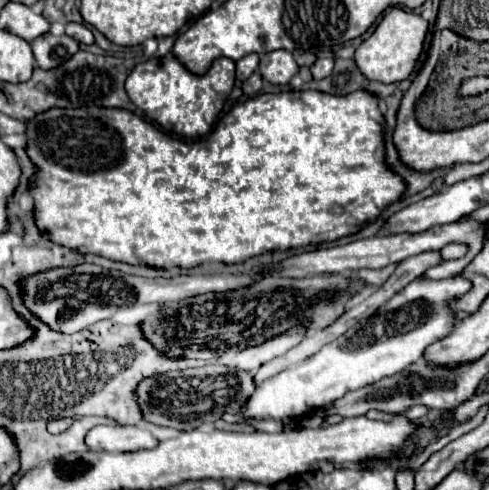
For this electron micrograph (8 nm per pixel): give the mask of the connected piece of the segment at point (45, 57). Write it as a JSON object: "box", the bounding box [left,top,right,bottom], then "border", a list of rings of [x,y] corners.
{"box":[30,33,80,69],"border":[[[52,33],[40,35],[38,39],[34,39],[30,43],[30,47],[34,51],[36,63],[42,69],[52,69],[56,65],[66,63],[66,59],[70,59],[70,55],[74,55],[74,51],[80,49],[72,37],[68,37],[68,35],[56,37]]]}

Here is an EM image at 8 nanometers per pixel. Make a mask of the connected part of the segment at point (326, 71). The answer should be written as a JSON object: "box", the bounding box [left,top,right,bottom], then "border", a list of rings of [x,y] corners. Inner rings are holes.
{"box":[310,59,334,79],"border":[[[318,59],[310,69],[314,79],[324,79],[326,75],[330,75],[332,67],[334,67],[334,59]]]}

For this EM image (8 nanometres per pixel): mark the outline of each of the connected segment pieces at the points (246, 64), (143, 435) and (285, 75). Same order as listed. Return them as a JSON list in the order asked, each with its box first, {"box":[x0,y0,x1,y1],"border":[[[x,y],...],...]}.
[{"box":[236,53,258,81],"border":[[[250,53],[246,57],[242,57],[240,61],[236,61],[236,77],[240,81],[246,81],[258,67],[258,55],[256,53]]]},{"box":[86,425,158,451],"border":[[[100,425],[86,435],[94,451],[140,451],[158,445],[158,439],[140,425]]]},{"box":[258,49,298,85],"border":[[[278,49],[278,51],[260,55],[258,71],[262,73],[262,77],[266,81],[270,81],[274,85],[286,85],[298,73],[298,65],[290,51]]]}]

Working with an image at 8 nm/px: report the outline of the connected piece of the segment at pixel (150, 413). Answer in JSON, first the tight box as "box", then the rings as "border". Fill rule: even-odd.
{"box":[136,365,256,431],"border":[[[204,365],[186,371],[166,371],[156,377],[142,379],[138,383],[136,397],[146,421],[178,431],[192,431],[202,423],[218,421],[224,413],[238,415],[254,389],[256,385],[248,371],[236,371],[226,365]]]}

